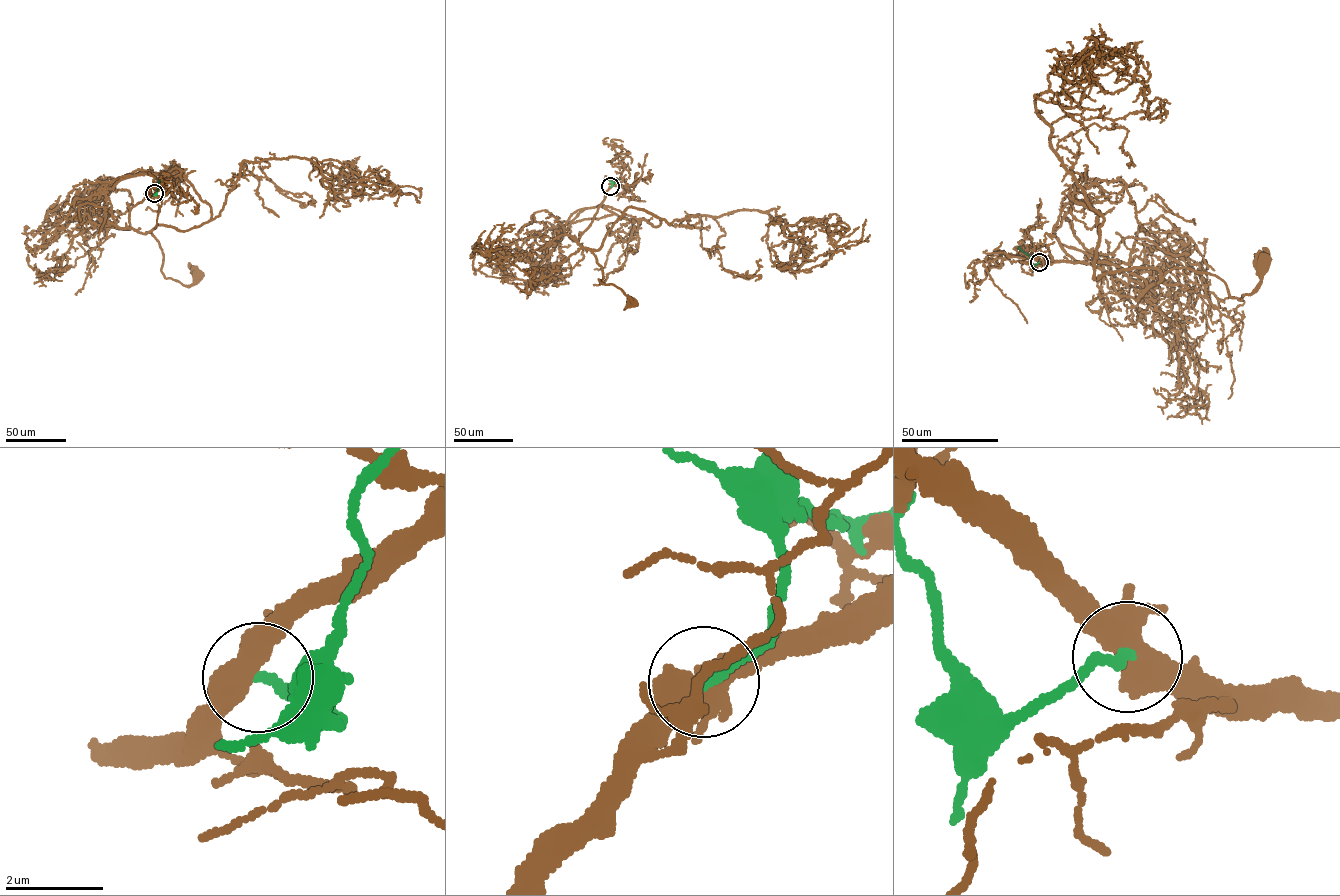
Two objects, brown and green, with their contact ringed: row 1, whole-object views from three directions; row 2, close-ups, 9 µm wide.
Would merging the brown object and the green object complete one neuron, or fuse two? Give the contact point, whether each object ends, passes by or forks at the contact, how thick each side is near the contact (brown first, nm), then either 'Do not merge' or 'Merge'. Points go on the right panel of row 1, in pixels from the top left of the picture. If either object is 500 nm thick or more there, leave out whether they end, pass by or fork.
Place: (1039, 262). At the ring brown forks. At the ring green ends. Thickness 460 nm (brown) against 200 nm. Do not merge

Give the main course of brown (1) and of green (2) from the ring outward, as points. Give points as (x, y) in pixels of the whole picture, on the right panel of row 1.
1: (1039, 263), (1110, 263), (1148, 284), (1173, 268), (1186, 267), (1217, 276), (1240, 300), (1259, 282), (1263, 260)
2: (1039, 263), (1034, 265), (1018, 246)

